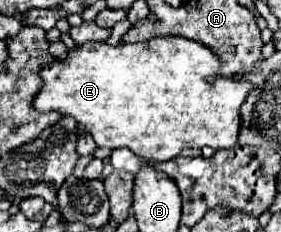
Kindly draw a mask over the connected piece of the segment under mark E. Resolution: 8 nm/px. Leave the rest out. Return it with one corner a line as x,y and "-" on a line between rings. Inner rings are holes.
154,37
150,43
136,45
108,45
84,43
68,51
68,61
56,61
40,71
44,87
34,99
34,107
42,113
58,111
78,121
78,131
88,131
98,147
118,149
128,147
142,159
168,161
174,159
182,147
212,147
214,151
232,149
240,133
240,105
252,91
252,83
236,79
236,75
220,75
222,59
204,43
184,37
-
214,77
210,83
208,79

